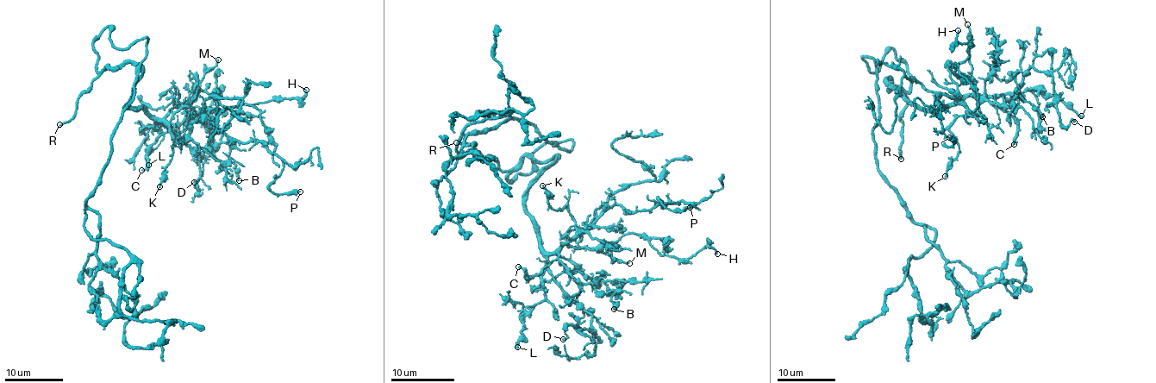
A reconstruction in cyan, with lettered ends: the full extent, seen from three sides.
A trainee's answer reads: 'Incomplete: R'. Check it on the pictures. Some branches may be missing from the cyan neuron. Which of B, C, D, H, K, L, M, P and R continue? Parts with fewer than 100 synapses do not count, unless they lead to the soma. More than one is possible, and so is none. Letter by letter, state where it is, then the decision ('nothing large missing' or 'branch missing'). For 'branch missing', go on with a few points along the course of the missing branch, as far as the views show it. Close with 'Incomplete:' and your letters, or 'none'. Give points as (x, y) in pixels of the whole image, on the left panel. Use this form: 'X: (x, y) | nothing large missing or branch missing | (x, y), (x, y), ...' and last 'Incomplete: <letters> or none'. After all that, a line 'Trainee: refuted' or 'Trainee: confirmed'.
B: (239, 180) | nothing large missing
C: (141, 170) | nothing large missing
D: (194, 182) | nothing large missing
H: (306, 90) | nothing large missing
K: (159, 186) | nothing large missing
L: (148, 165) | nothing large missing
M: (218, 59) | nothing large missing
P: (300, 191) | nothing large missing
R: (59, 124) | branch missing | (59, 124), (47, 136), (52, 153), (41, 166), (21, 176), (3, 191)
Incomplete: R
Trainee: confirmed

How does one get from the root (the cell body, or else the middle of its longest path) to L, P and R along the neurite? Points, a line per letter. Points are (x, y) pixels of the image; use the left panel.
L: (110, 31), (92, 43), (96, 70), (132, 62), (143, 72), (126, 106), (159, 125), (143, 131), (148, 165)
P: (110, 31), (96, 70), (143, 72), (128, 109), (259, 140), (300, 191)
R: (110, 31), (106, 27), (92, 43), (97, 55), (97, 77), (77, 100), (76, 116), (59, 124)

